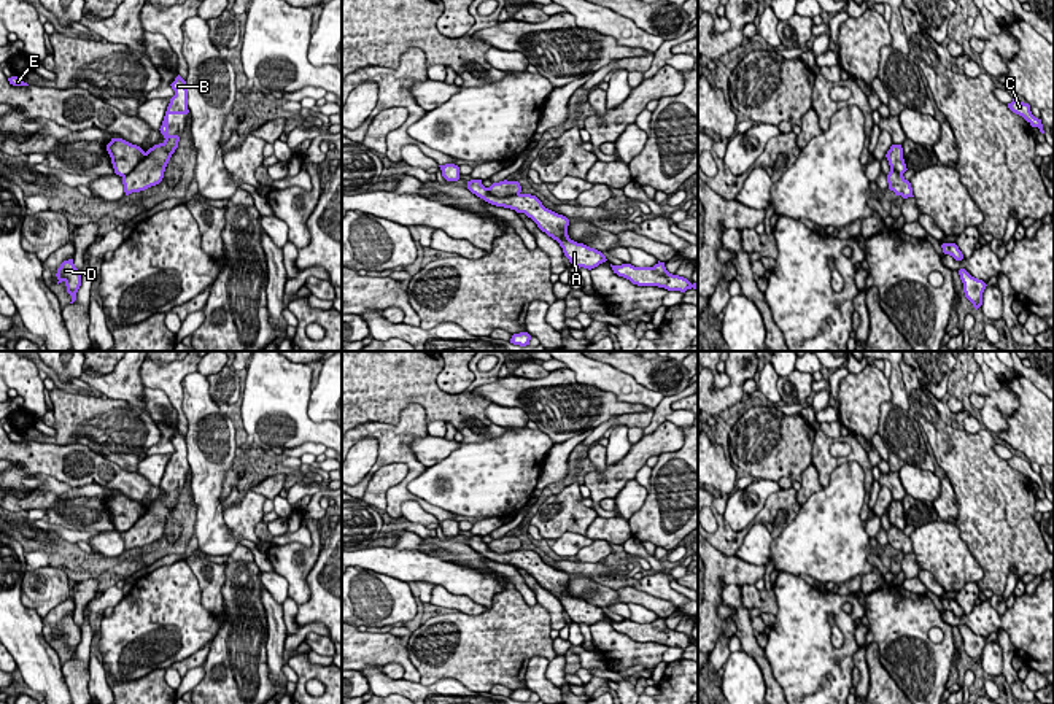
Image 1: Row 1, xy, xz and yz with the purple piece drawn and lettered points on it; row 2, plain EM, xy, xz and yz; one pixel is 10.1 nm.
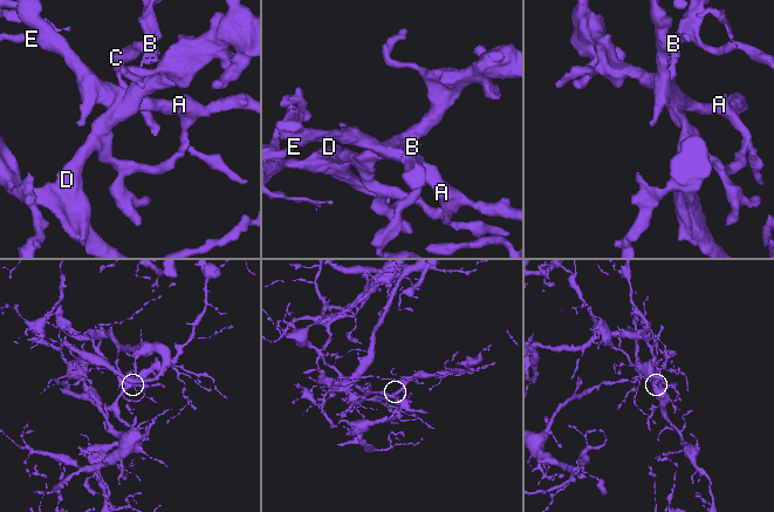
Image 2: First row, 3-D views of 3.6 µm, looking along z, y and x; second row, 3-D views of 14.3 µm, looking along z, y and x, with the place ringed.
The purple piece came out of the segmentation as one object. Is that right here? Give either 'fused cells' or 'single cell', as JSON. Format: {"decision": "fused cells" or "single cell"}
{"decision": "fused cells"}

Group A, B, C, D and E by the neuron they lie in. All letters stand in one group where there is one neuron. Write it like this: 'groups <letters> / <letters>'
groups A E / B C D

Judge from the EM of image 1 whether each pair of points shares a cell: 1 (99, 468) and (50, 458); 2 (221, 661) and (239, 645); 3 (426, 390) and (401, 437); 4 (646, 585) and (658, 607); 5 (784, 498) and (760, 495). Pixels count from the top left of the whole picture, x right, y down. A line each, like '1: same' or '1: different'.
1: same
2: same
3: different
4: different
5: different

